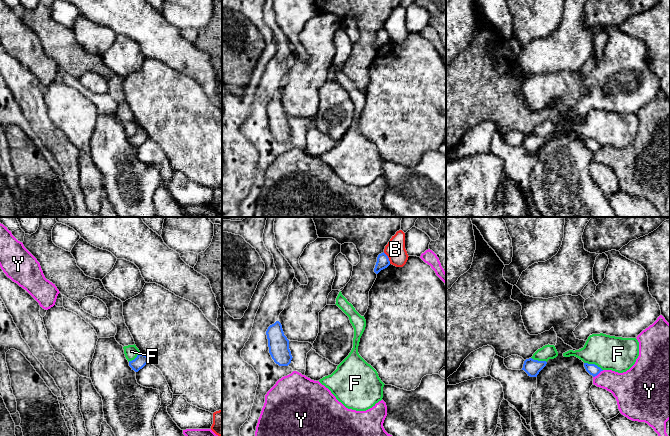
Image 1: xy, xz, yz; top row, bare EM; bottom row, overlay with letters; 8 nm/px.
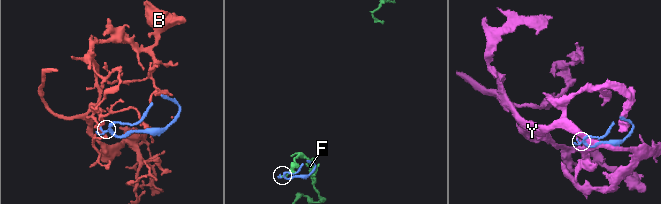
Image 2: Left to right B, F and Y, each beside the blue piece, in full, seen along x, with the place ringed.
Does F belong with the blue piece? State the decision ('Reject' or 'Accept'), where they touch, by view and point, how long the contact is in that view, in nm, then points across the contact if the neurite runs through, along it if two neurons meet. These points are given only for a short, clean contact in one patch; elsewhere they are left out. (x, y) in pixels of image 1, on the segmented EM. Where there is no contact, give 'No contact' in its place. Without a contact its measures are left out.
Reject. Touches blue at yz (593, 364). Shared border 170 nm

